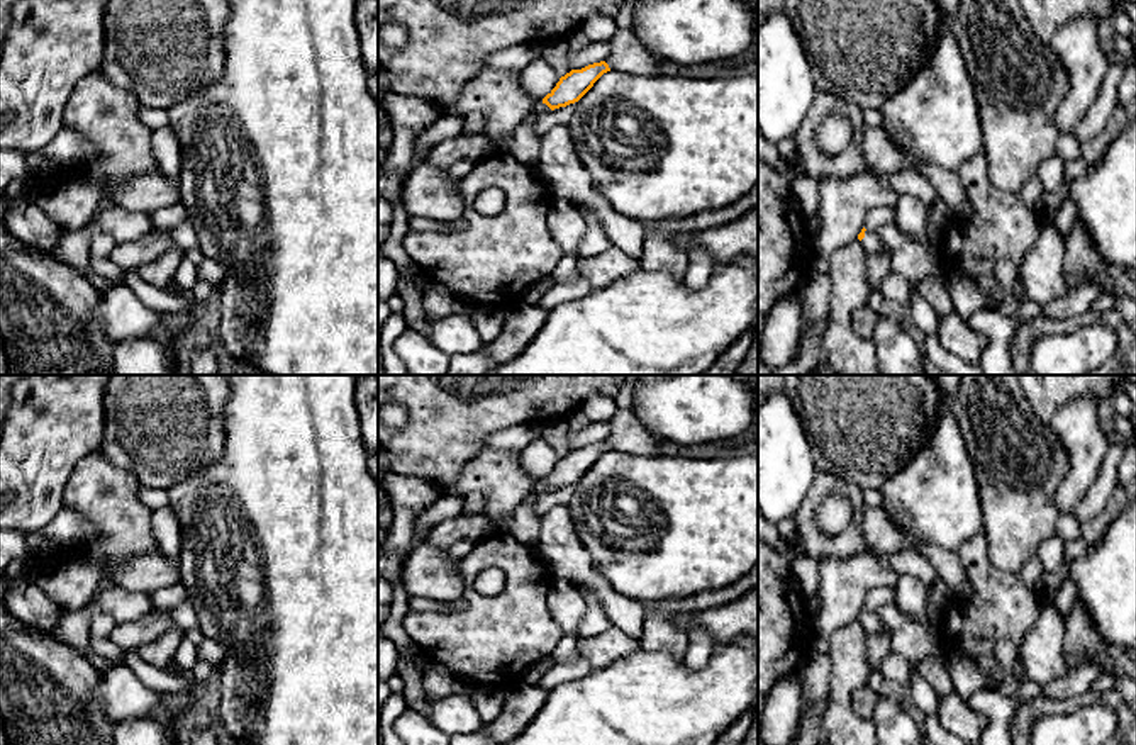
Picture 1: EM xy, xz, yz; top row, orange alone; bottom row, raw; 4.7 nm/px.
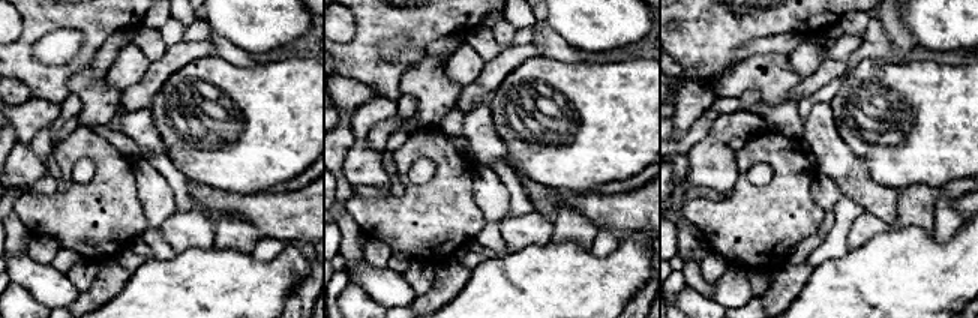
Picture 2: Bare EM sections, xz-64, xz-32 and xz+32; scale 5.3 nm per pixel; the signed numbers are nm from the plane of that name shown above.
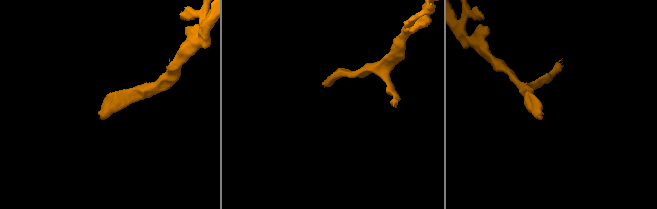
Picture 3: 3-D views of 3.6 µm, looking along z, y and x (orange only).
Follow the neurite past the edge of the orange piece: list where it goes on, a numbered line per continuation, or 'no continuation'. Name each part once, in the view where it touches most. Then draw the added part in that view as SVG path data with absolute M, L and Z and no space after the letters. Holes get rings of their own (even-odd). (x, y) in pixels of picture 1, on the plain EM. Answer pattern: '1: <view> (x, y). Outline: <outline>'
1: yz (872, 625). Outline: M865 611L865 618L861 619L861 626L868 636L877 635L883 630L883 623L878 618L877 611Z

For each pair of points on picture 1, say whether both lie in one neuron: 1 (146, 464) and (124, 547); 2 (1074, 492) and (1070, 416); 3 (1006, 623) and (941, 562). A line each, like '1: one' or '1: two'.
1: two
2: one
3: two

